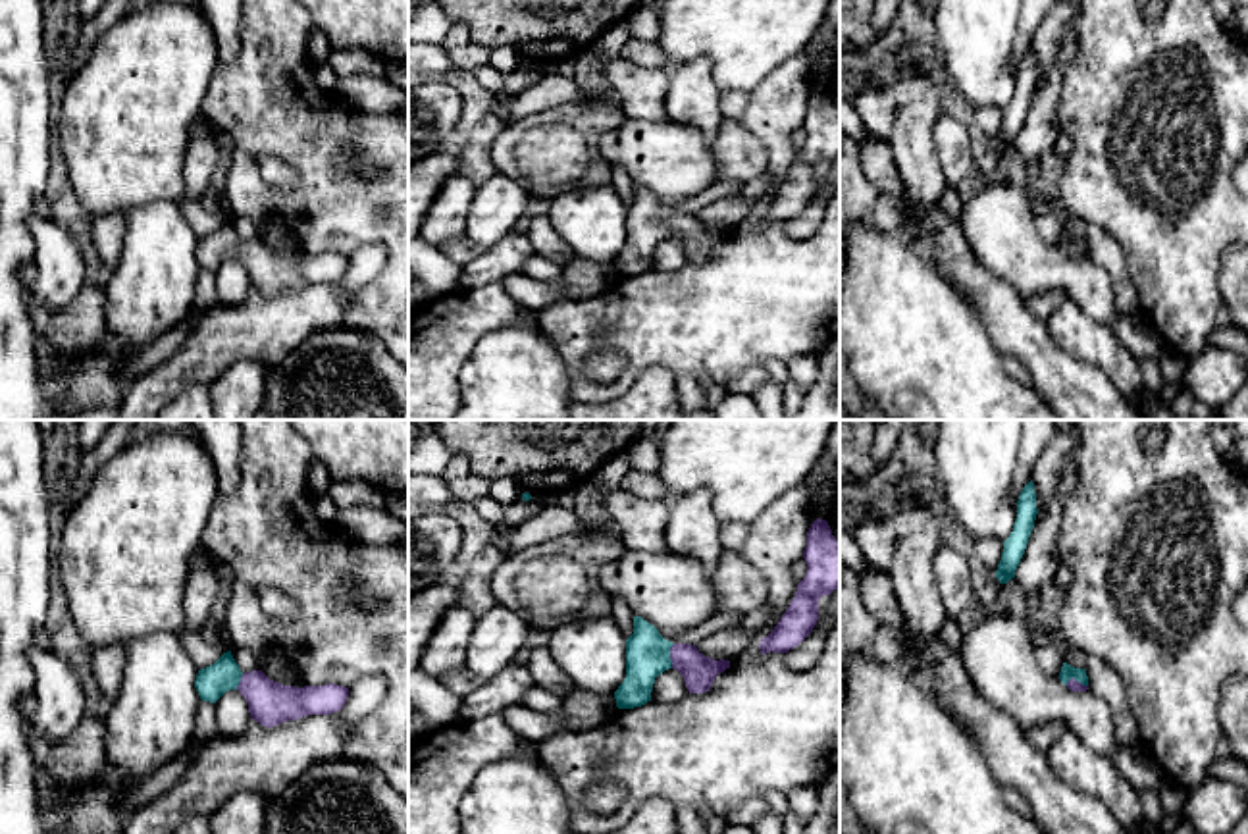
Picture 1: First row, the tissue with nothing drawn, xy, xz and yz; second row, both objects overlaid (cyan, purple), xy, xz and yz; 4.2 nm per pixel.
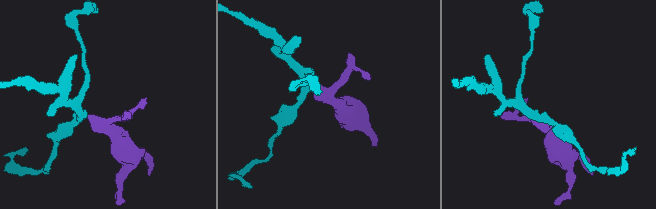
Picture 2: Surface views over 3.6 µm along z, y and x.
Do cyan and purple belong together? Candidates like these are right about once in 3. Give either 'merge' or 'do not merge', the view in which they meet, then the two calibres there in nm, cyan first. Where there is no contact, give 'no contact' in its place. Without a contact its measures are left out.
merge; contact in xz; calibres 190 and 140 nm

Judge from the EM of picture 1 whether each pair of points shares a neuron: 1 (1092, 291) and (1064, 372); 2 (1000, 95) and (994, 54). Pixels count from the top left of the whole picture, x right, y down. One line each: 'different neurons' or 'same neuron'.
1: different neurons
2: same neuron

